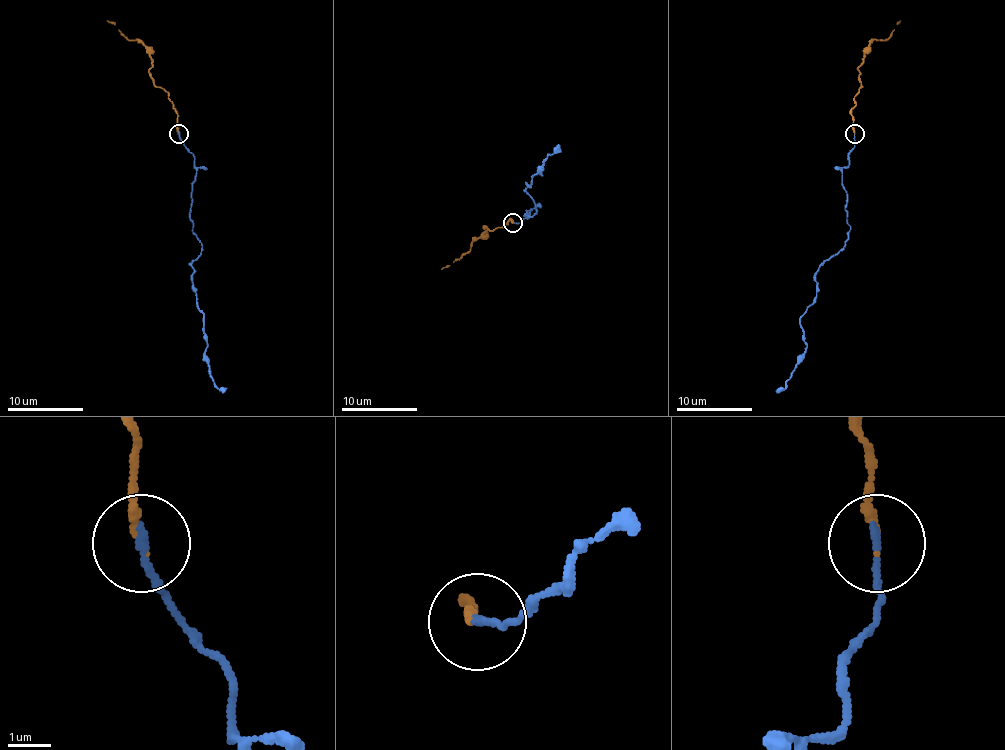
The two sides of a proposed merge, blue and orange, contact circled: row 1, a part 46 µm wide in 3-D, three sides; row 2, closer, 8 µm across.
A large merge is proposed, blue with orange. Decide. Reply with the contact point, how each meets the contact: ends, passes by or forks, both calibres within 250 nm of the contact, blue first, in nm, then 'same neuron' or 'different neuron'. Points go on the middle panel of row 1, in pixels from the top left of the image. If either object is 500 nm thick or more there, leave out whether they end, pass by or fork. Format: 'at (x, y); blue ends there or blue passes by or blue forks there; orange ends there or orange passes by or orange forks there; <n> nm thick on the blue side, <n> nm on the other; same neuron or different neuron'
at (513, 223); blue ends there; orange ends there; 200 nm thick on the blue side, 190 nm on the other; same neuron

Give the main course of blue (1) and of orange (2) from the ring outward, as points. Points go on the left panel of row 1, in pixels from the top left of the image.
1: (178, 134), (197, 170), (189, 213), (201, 253), (191, 264), (204, 359), (223, 391)
2: (178, 132), (176, 109), (168, 94), (155, 84), (148, 50), (138, 41), (129, 39), (115, 24), (106, 20)

